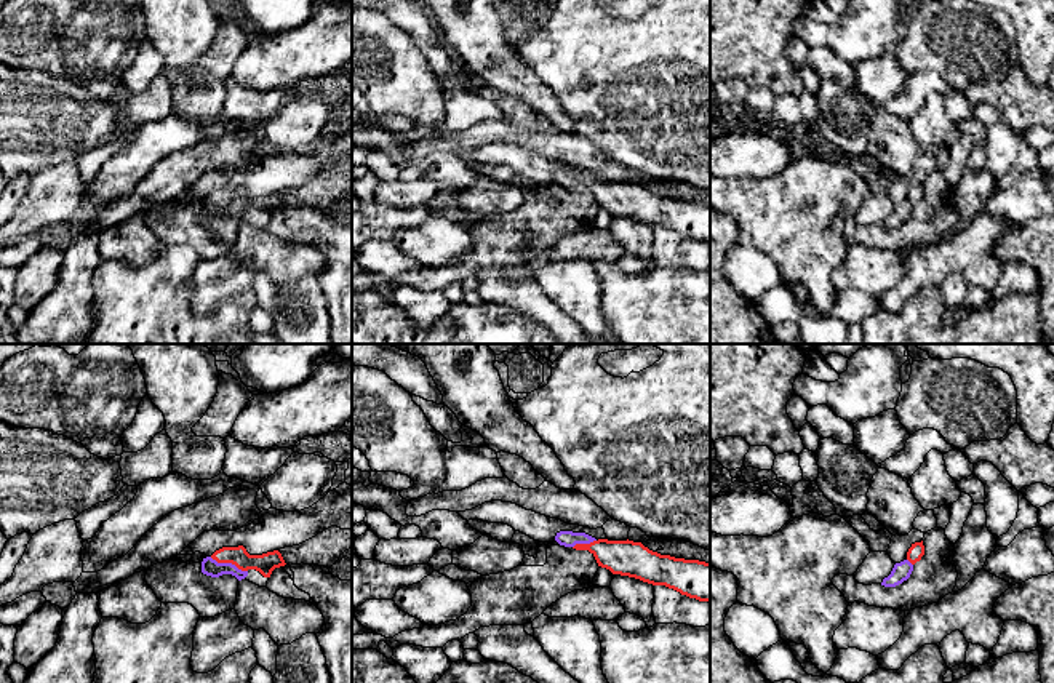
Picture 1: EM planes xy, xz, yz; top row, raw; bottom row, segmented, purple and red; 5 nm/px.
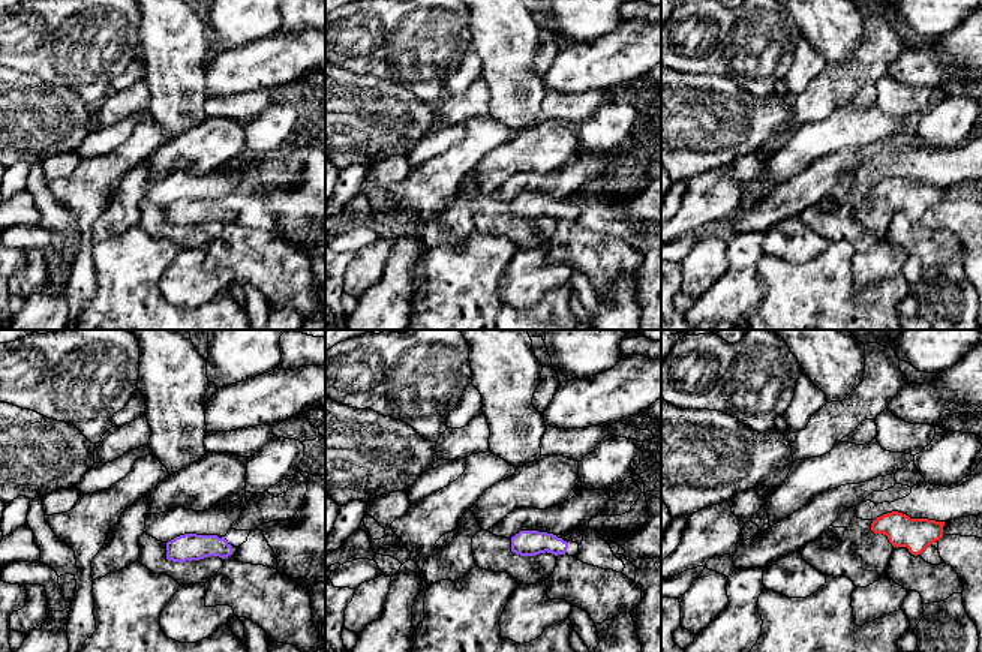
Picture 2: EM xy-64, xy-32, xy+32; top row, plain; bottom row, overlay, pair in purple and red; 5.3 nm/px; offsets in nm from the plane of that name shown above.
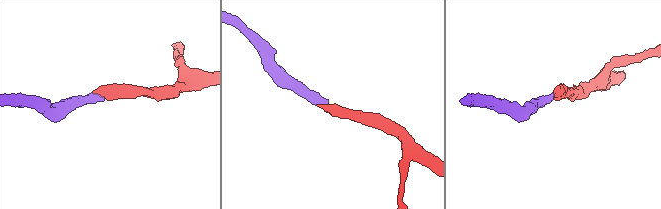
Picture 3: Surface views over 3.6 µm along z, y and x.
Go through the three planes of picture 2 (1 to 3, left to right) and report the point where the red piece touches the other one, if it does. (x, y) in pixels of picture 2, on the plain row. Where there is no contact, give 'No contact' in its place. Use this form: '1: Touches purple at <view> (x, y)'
1: No contact
2: No contact
3: No contact

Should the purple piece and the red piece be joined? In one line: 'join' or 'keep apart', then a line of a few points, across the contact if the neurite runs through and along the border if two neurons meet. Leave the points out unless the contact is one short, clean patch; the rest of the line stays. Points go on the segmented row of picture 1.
join; line xy (210, 567), (229, 563), (266, 563)

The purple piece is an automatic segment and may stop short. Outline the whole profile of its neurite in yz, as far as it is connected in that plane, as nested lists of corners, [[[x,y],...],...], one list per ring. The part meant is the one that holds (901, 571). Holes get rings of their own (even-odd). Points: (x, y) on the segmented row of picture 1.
[[[923,541],[912,544],[912,547],[907,552],[907,558],[894,565],[891,574],[883,579],[881,585],[896,587],[907,581],[913,571],[913,565],[920,561],[923,555],[924,555]]]

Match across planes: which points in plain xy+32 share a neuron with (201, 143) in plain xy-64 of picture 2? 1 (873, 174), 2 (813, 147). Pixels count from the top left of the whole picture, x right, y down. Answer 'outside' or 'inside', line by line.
1: outside
2: outside

